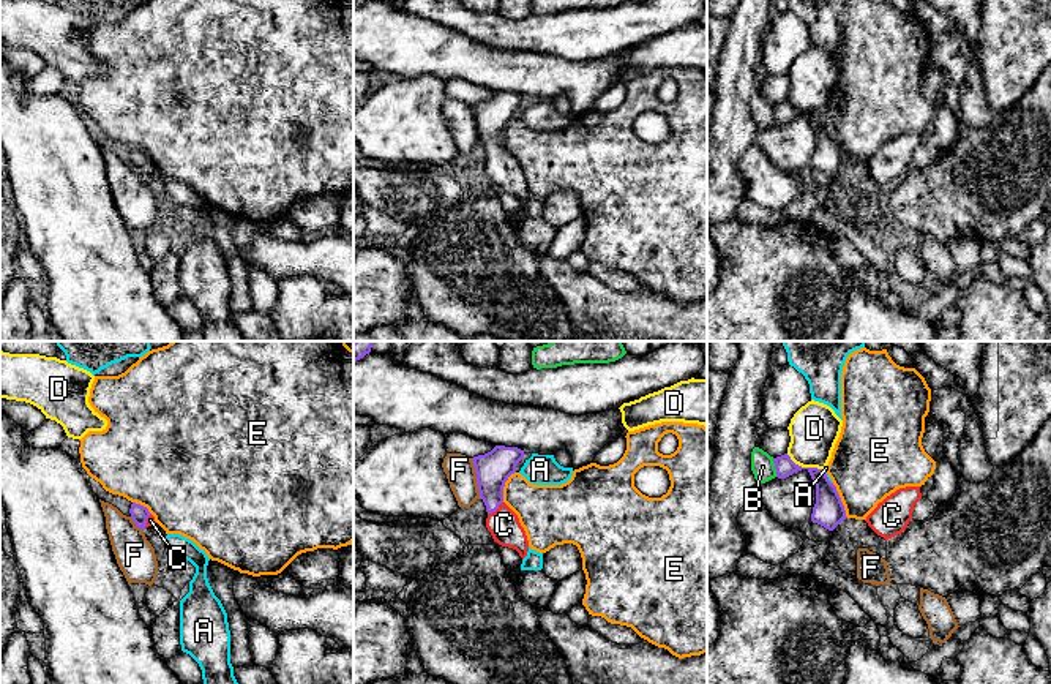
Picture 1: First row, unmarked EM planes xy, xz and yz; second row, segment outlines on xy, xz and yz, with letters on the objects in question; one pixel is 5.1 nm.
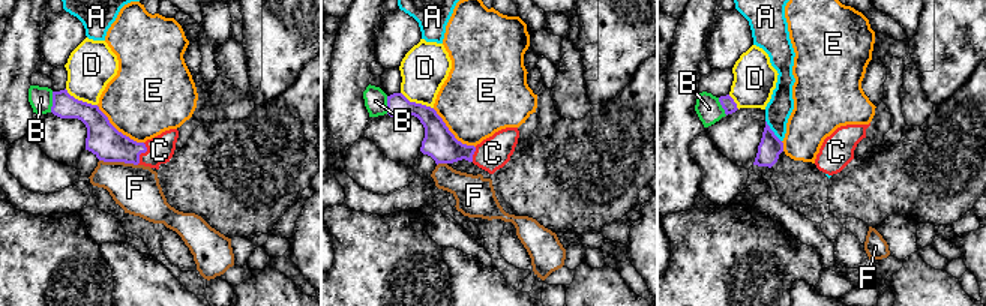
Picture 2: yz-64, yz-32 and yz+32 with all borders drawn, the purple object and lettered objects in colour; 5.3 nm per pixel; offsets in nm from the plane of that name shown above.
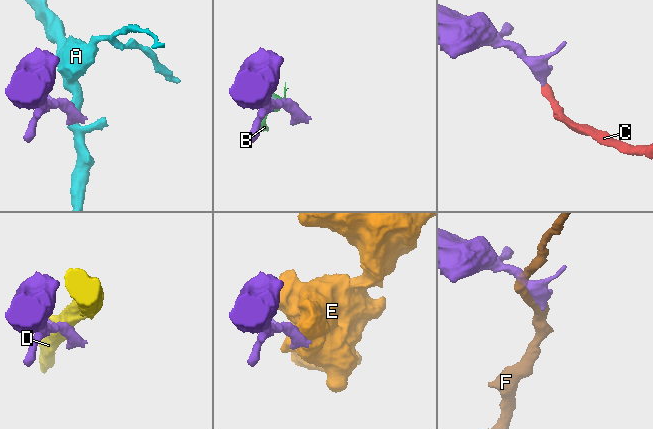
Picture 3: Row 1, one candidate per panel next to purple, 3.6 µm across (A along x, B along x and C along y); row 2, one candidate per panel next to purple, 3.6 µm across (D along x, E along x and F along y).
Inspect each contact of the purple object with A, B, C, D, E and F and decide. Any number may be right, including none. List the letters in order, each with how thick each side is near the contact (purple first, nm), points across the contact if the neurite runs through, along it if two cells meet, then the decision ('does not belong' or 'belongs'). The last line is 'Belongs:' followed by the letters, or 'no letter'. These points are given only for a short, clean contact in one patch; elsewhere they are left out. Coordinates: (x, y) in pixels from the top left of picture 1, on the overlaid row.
A: 160 nm thick on the purple side, 20 nm on the other; border along yz (824, 471), (832, 484); does not belong
B: 100 nm thick on the purple side, 120 nm on the other; does not belong
C: 180 nm thick on the purple side, 160 nm on the other; runs through xz (493, 469), (493, 499), (496, 509), (504, 525); belongs
D: 160 nm thick on the purple side, 260 nm on the other; does not belong
E: 160 nm thick on the purple side, 380 nm on the other; border along yz (832, 484), (848, 517); does not belong
F: 180 nm thick on the purple side, 150 nm on the other; does not belong
Belongs: C

